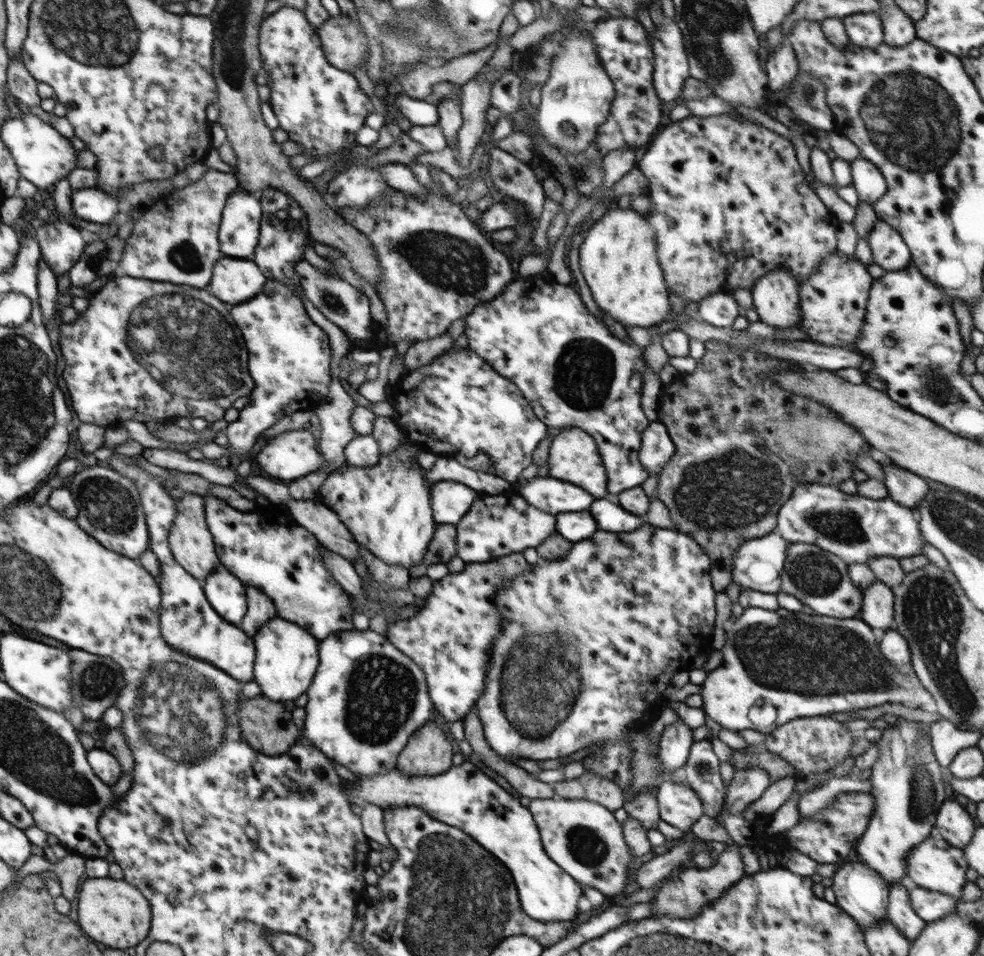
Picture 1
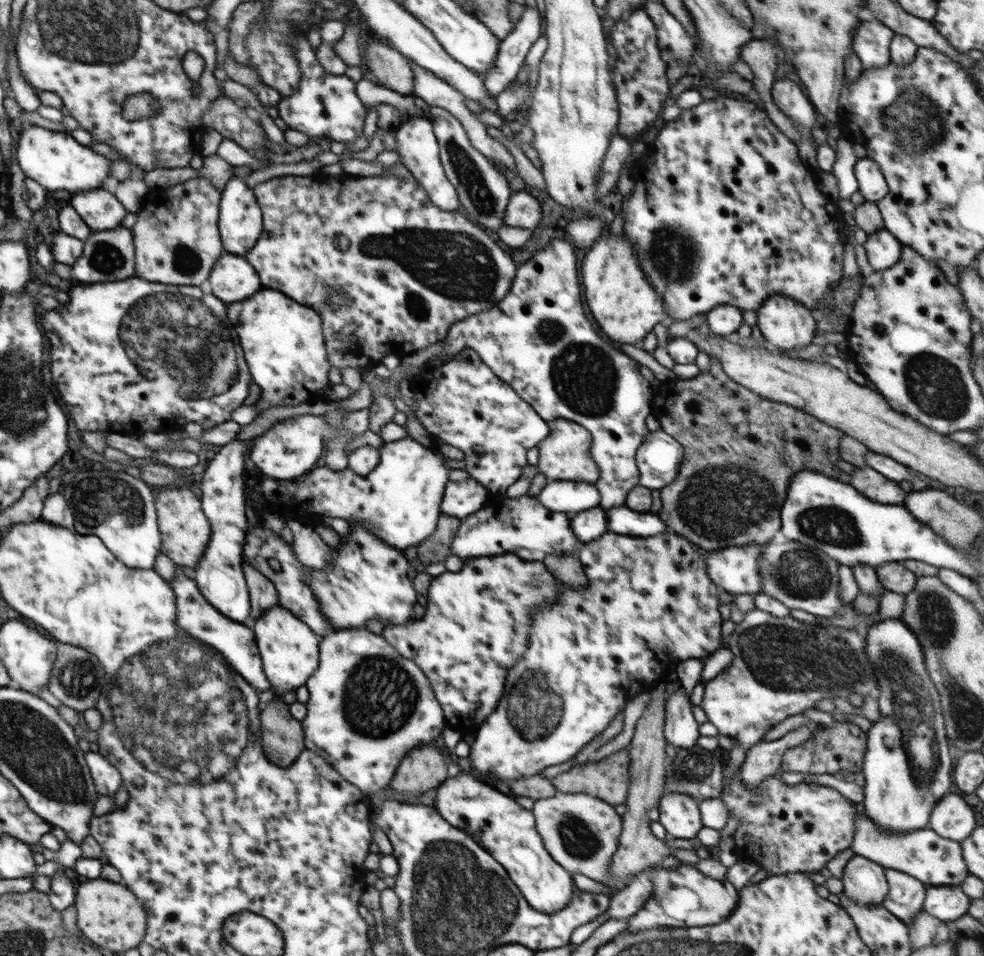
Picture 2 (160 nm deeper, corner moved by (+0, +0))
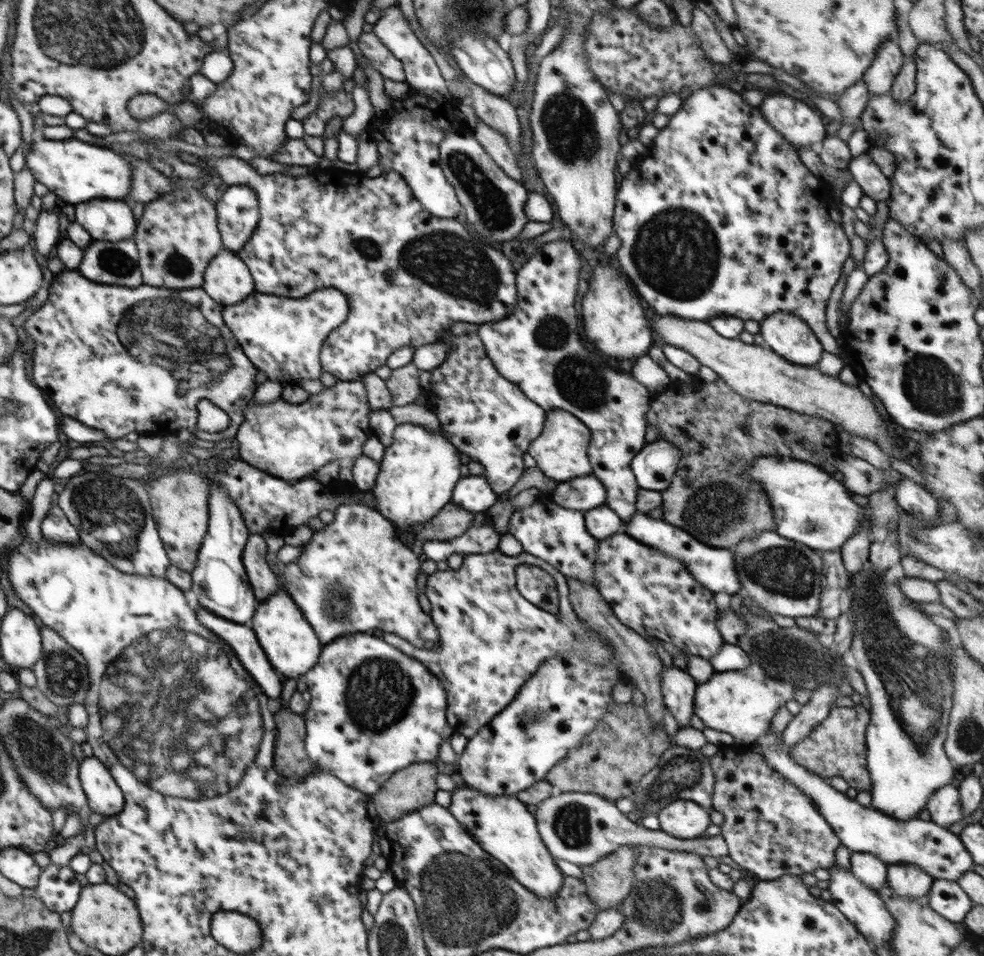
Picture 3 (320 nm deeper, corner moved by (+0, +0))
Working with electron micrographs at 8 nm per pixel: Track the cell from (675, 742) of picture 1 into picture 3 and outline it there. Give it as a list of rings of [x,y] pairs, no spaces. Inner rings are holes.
[[[664,665],[663,673],[661,674],[661,689],[663,692],[663,701],[665,706],[676,718],[679,723],[679,728],[690,726],[690,716],[694,713],[694,695],[698,684],[688,674],[688,671],[681,669],[676,665]]]

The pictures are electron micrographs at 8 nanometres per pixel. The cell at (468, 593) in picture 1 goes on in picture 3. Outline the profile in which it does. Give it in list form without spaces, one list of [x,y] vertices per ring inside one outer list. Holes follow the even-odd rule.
[[[494,549],[486,554],[466,555],[460,569],[436,570],[429,574],[423,585],[423,591],[431,602],[430,618],[441,634],[439,649],[416,648],[404,638],[392,633],[384,633],[382,640],[390,646],[395,646],[410,658],[419,660],[440,679],[448,698],[447,721],[454,734],[462,734],[468,739],[515,700],[525,682],[532,678],[532,675],[536,674],[536,671],[549,658],[557,656],[557,652],[566,652],[573,648],[591,650],[590,664],[609,664],[613,658],[607,644],[598,635],[591,638],[587,633],[587,626],[573,612],[566,578],[552,565],[527,552],[522,551],[518,556],[509,556],[502,553],[500,549]],[[523,564],[539,566],[555,580],[559,592],[558,616],[534,606],[520,594],[517,589],[515,572],[517,566]]]

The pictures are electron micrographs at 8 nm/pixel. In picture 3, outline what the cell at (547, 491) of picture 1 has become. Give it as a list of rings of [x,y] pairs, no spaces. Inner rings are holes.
[[[594,475],[556,484],[552,498],[562,508],[589,511],[606,502],[607,490]]]

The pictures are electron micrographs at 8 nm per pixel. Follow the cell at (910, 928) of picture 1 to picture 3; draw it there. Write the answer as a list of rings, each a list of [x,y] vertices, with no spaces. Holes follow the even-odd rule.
[[[900,863],[887,867],[886,883],[894,890],[896,896],[914,899],[929,894],[933,879],[917,866]]]

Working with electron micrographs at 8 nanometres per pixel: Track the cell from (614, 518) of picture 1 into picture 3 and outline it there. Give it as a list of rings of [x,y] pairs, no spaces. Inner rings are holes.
[[[636,514],[632,517],[632,522],[624,522],[622,532],[635,538],[638,542],[646,546],[656,548],[660,552],[679,560],[690,571],[690,574],[712,592],[726,592],[726,594],[736,594],[741,588],[739,575],[735,574],[735,561],[731,551],[723,547],[711,547],[703,542],[697,541],[691,534],[684,532],[681,528],[674,526],[661,519],[653,519],[648,514]]]

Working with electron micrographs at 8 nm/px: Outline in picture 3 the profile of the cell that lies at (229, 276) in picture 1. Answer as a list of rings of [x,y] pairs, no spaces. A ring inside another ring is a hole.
[[[222,249],[205,266],[202,288],[225,306],[244,300],[255,291],[248,267],[230,249]]]

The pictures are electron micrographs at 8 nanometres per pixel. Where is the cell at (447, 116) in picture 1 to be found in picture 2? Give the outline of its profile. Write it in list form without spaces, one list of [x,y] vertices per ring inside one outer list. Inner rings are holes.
[[[430,107],[428,117],[433,124],[433,132],[439,142],[439,153],[444,172],[448,180],[456,188],[459,201],[466,208],[472,222],[482,228],[497,231],[505,225],[505,212],[515,192],[504,174],[495,166],[495,162],[486,158],[472,146],[464,131],[461,121],[451,112],[440,107]]]

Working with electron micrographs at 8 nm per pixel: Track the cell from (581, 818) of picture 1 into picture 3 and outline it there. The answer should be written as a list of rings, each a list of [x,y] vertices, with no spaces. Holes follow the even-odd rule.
[[[556,791],[551,797],[545,798],[538,804],[537,808],[534,814],[537,830],[550,855],[554,860],[560,858],[578,867],[590,866],[625,845],[654,846],[666,850],[690,852],[700,857],[724,857],[728,856],[729,852],[721,835],[681,840],[662,830],[643,828],[640,823],[634,823],[622,814],[615,802],[594,793]]]

